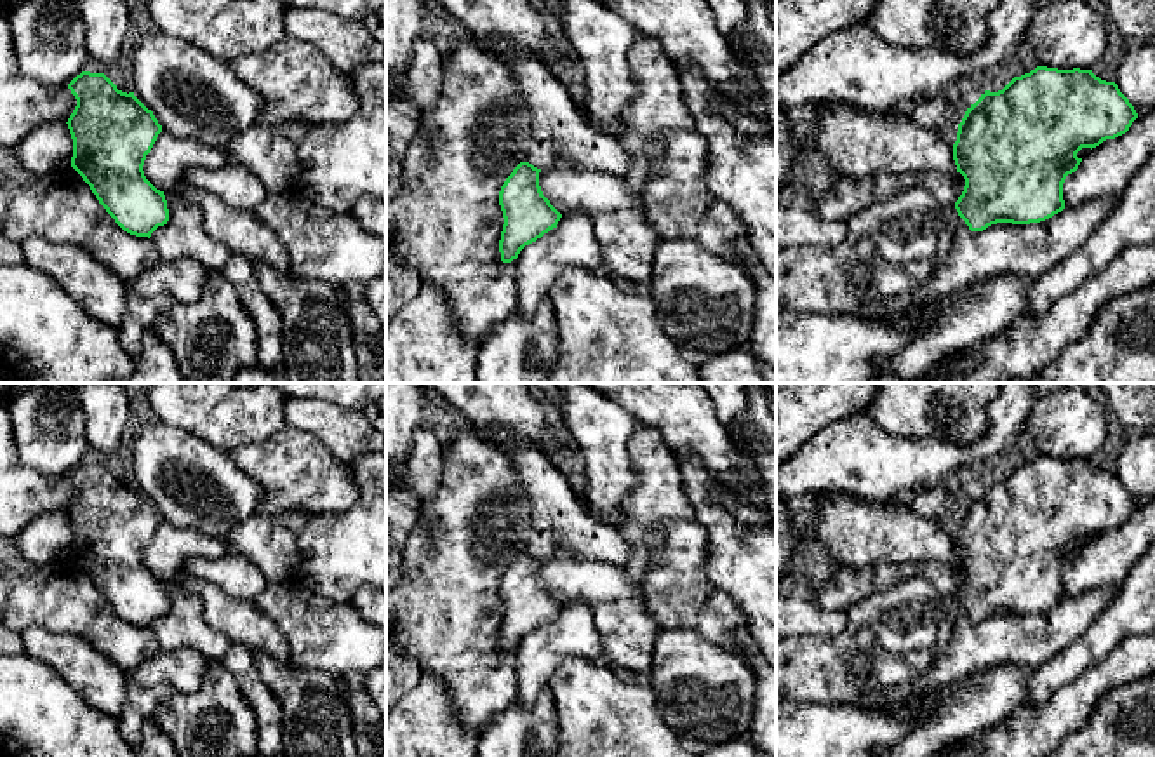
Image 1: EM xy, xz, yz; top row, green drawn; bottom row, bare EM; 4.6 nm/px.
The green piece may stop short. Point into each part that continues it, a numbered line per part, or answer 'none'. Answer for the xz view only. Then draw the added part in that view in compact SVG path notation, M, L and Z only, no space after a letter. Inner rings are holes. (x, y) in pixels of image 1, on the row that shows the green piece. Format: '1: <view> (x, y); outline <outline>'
none

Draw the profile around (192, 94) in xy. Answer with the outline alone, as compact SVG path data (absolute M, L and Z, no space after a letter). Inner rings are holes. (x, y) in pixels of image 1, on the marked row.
M164 33L144 37L132 50L134 96L153 111L162 131L228 153L231 139L257 125L263 99L226 63L200 47Z

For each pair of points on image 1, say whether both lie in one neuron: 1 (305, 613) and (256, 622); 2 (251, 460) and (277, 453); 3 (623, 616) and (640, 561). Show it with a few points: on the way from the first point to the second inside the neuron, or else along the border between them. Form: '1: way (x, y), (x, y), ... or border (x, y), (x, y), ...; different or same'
1: border (253, 601), (282, 634), (289, 656); different
2: way (258, 460), (270, 460); same
3: border (621, 568), (640, 589); different

